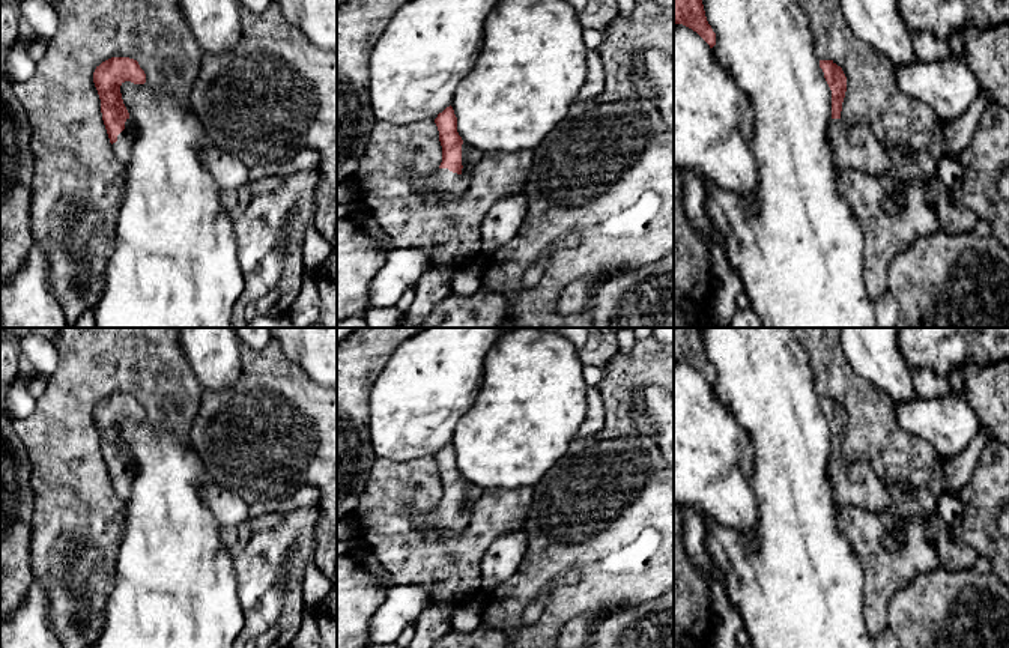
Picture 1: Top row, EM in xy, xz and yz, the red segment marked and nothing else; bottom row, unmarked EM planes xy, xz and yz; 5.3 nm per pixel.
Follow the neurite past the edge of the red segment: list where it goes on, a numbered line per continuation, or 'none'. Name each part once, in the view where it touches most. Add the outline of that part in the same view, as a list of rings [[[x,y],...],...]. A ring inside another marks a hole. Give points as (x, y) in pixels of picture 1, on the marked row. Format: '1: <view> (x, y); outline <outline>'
1: xz (441, 184); outline [[[466,143],[462,144],[462,173],[438,168],[429,174],[412,177],[412,189],[429,201],[460,198],[471,185],[469,167],[480,162],[483,152]]]

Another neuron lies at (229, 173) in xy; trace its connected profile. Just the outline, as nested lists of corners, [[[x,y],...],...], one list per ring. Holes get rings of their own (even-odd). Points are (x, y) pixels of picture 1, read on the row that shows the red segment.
[[[205,143],[200,156],[201,162],[221,189],[238,189],[248,182],[248,161],[221,152],[209,143]]]

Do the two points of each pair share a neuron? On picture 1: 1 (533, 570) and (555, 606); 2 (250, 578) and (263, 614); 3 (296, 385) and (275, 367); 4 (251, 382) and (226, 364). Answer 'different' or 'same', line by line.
1: same
2: different
3: same
4: different

